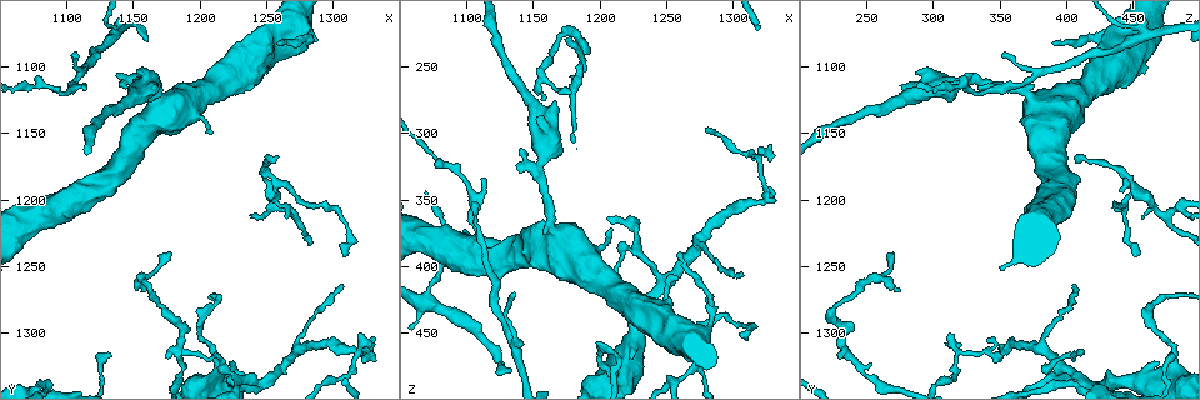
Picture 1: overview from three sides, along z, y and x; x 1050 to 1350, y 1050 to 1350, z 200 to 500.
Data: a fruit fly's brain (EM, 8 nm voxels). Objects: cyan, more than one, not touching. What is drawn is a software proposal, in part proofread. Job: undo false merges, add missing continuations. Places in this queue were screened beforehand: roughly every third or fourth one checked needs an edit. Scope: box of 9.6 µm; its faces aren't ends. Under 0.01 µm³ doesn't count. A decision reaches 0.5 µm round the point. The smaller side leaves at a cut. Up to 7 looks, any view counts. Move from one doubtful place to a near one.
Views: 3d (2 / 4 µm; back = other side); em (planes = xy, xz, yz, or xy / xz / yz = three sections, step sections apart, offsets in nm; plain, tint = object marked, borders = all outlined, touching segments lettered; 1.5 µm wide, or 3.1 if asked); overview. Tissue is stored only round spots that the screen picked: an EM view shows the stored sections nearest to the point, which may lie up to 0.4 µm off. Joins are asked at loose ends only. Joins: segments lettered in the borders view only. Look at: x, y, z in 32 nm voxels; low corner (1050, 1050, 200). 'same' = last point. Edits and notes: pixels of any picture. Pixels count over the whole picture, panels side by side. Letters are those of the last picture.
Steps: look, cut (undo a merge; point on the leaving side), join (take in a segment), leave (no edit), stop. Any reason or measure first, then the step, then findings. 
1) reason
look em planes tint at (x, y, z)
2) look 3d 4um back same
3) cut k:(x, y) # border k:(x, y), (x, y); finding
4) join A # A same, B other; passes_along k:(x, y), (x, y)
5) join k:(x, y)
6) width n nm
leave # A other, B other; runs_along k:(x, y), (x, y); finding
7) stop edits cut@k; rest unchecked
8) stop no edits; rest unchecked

sudden change in width
look em planes plain at (1324, 1316, 350)

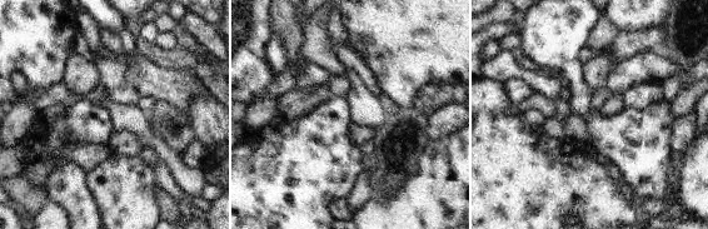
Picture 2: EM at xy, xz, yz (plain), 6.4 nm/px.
look em planes borders same

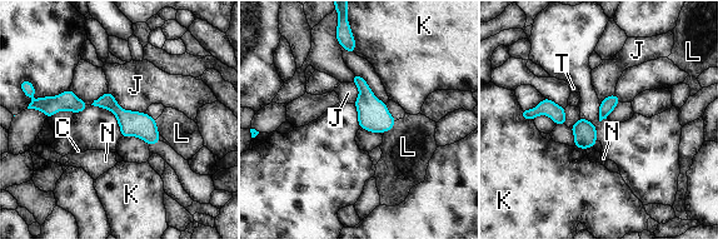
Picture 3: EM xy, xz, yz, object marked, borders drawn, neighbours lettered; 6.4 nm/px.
width 150 nm; longest_contact J 280 nm
leave # C other, J other, K other, L other, N other, T other; continuous, no second cell

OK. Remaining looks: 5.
an open end
look 3d 4um at (1132, 1318, 478)

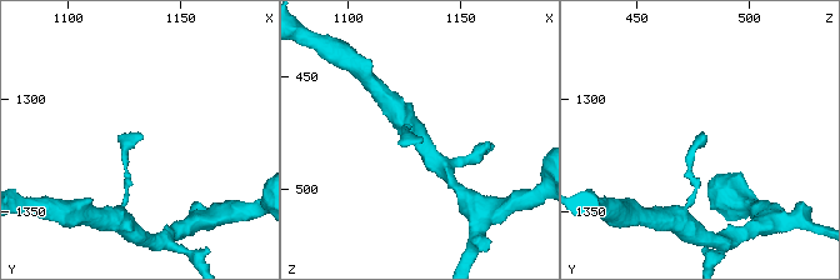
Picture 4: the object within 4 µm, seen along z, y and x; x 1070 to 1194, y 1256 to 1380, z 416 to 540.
shape alone is not enough
look em planes borders at (1133, 1317, 476)

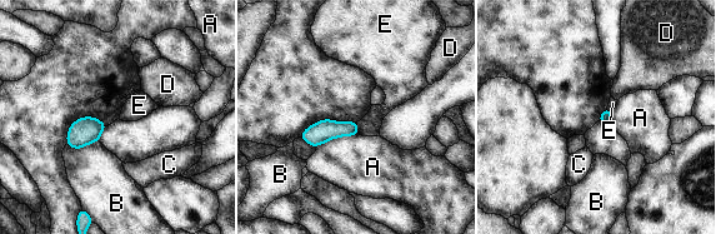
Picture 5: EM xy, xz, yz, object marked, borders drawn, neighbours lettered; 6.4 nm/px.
longest_contact A 280 nm
leave # A other, B other, C other, D other, E other; border 5:(356, 123), (359, 133); none of them fits

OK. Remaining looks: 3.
free end
look 3d 4um at (1112, 1116, 332)

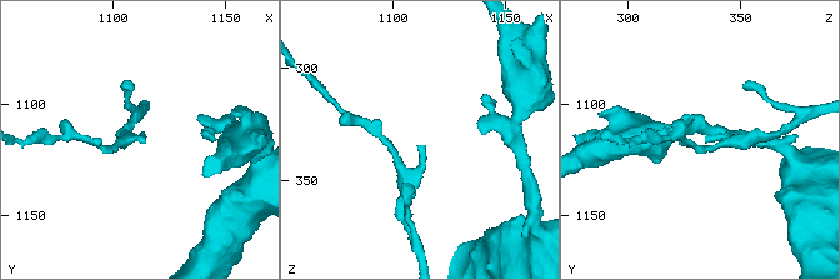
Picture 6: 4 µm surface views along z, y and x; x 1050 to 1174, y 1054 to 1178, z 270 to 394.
look em 3.1um yz step 16 tint at (1110, 1117, 335)

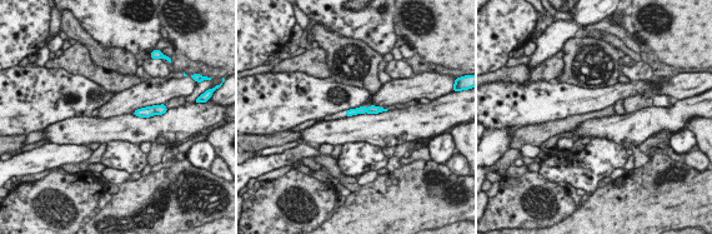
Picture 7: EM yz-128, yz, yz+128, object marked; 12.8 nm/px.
look em 3.1um planes borders same

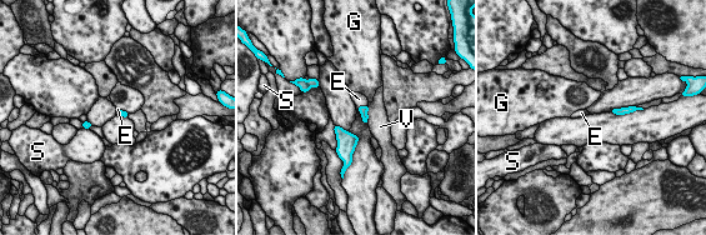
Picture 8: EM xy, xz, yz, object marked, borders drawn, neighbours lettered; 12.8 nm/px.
join E # E same, G other, S other, V other; passes_along 8:(362, 110), (361, 106), (359, 99); the cell continues

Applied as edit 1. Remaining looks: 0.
stop edits join@8; rest unchecked

